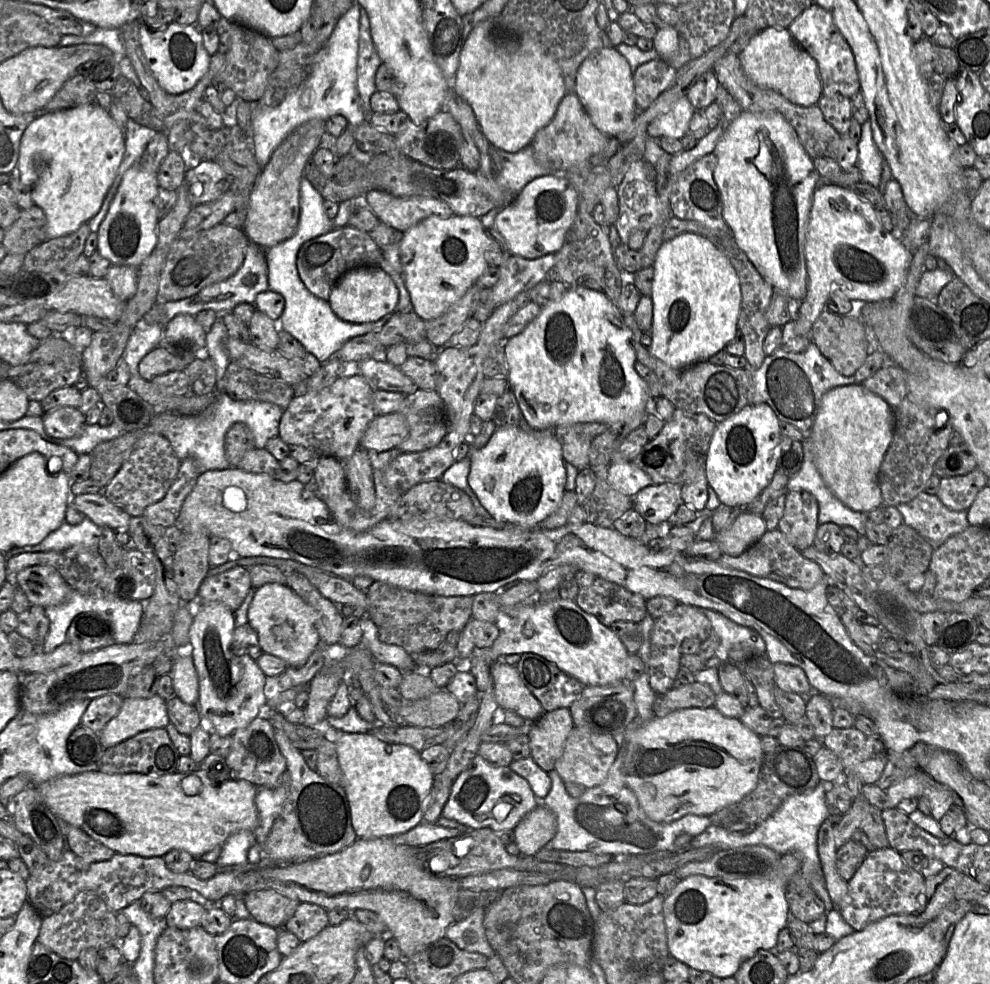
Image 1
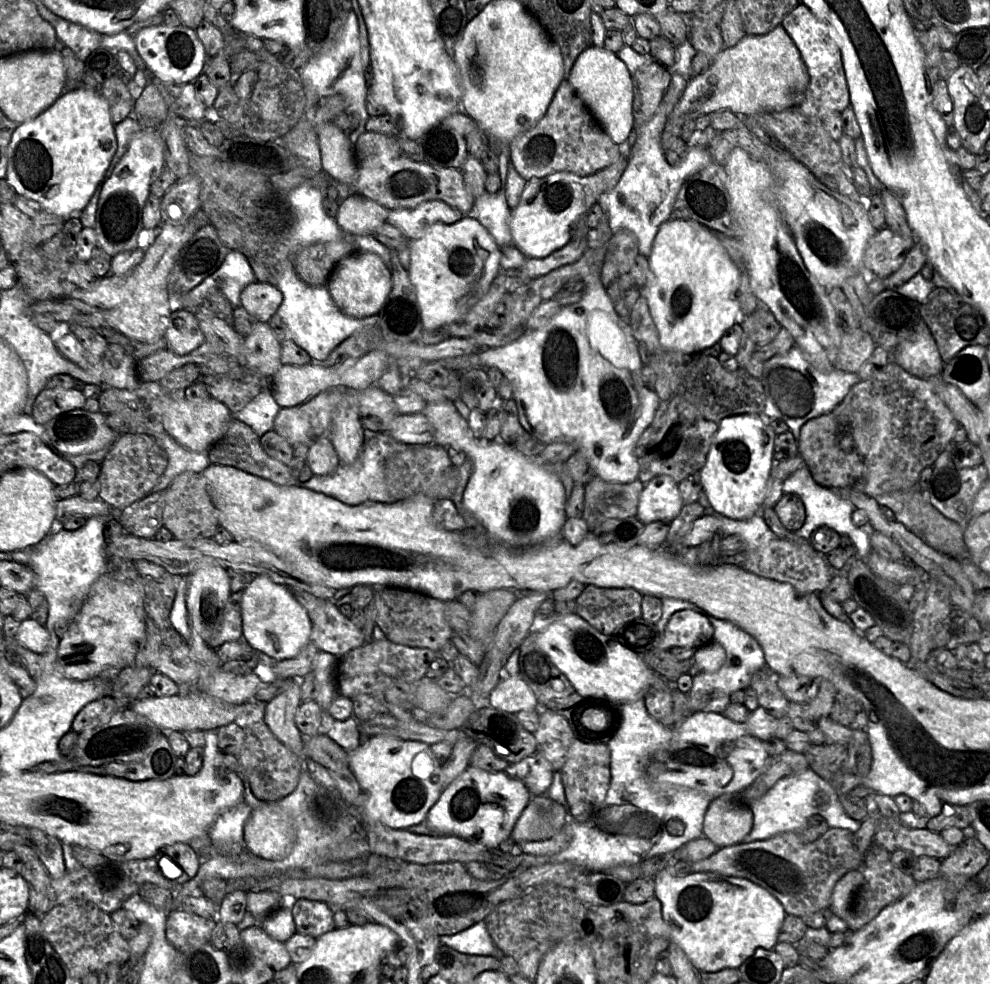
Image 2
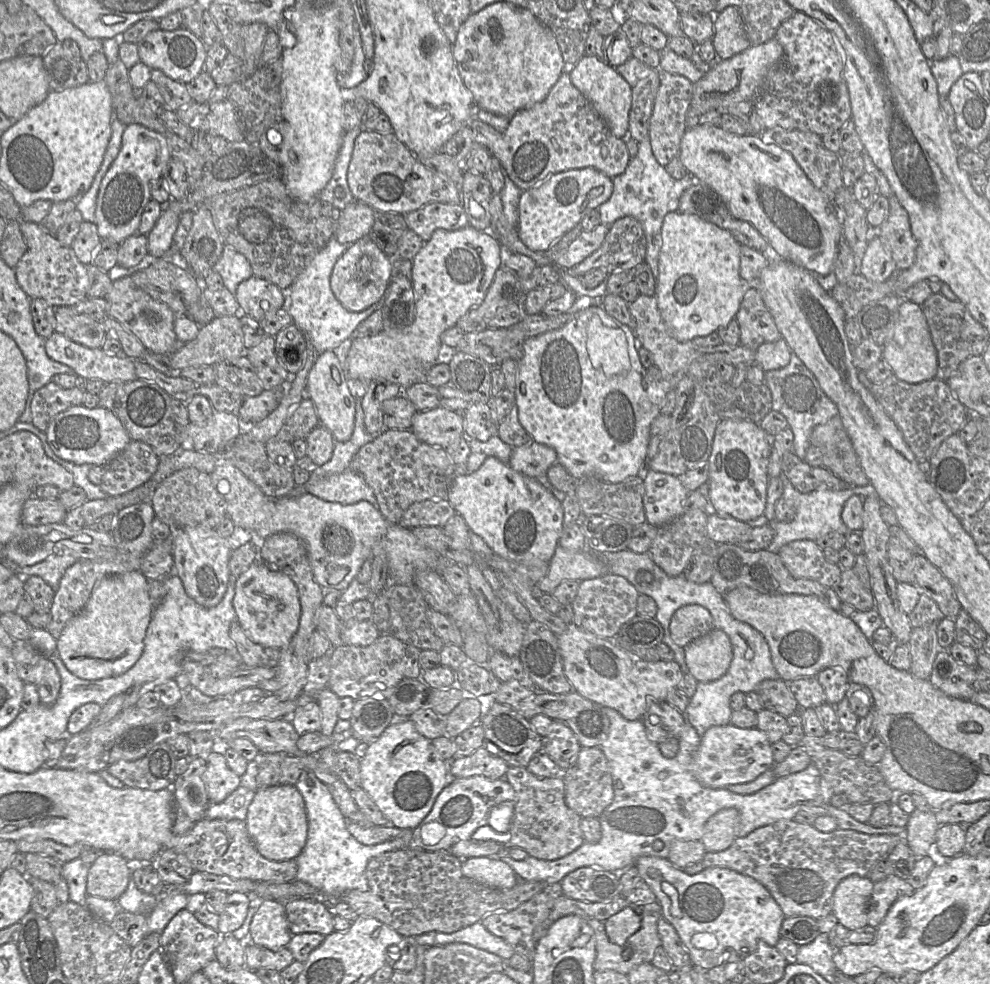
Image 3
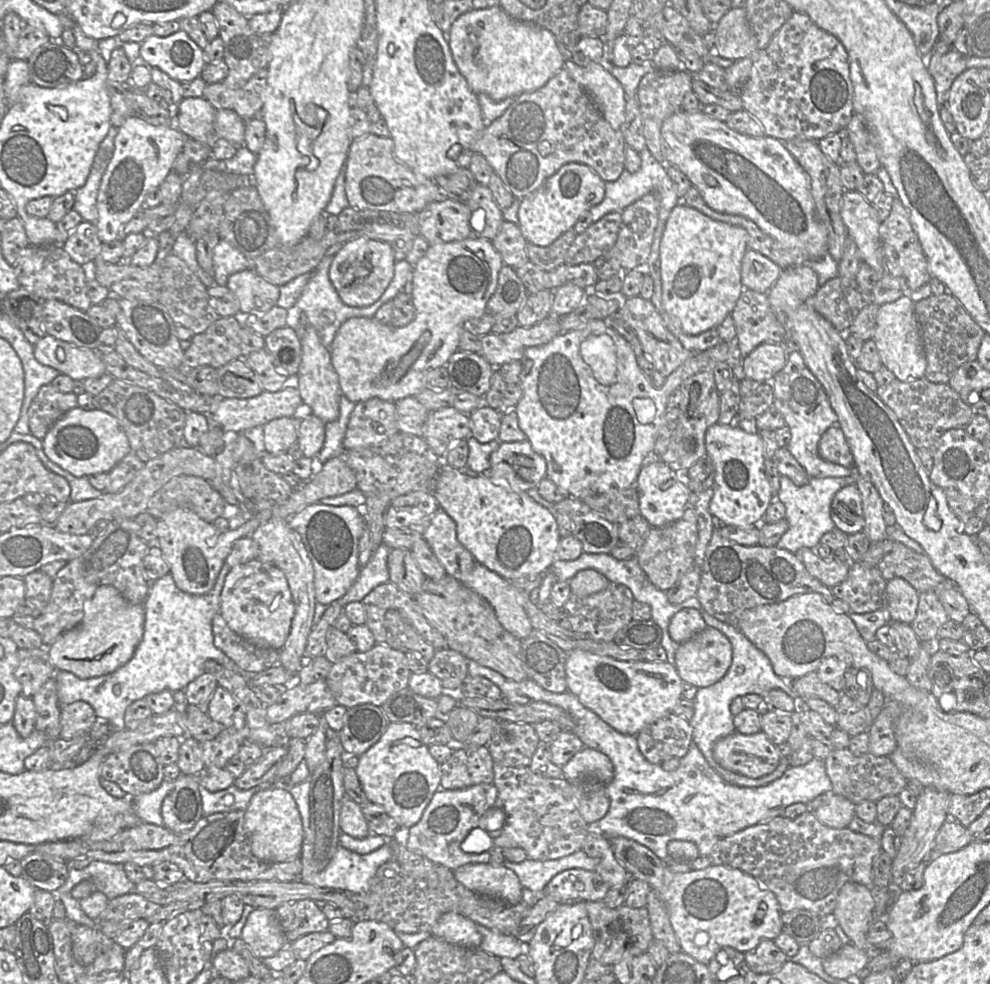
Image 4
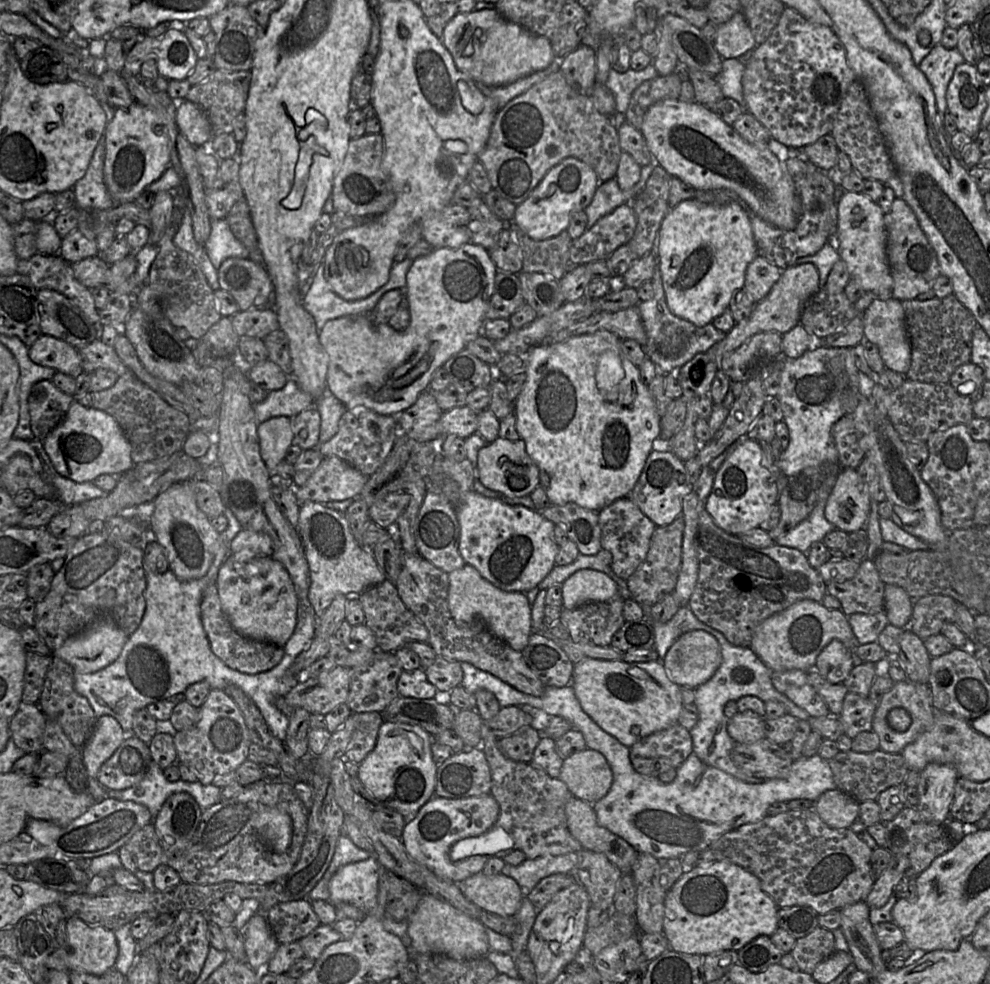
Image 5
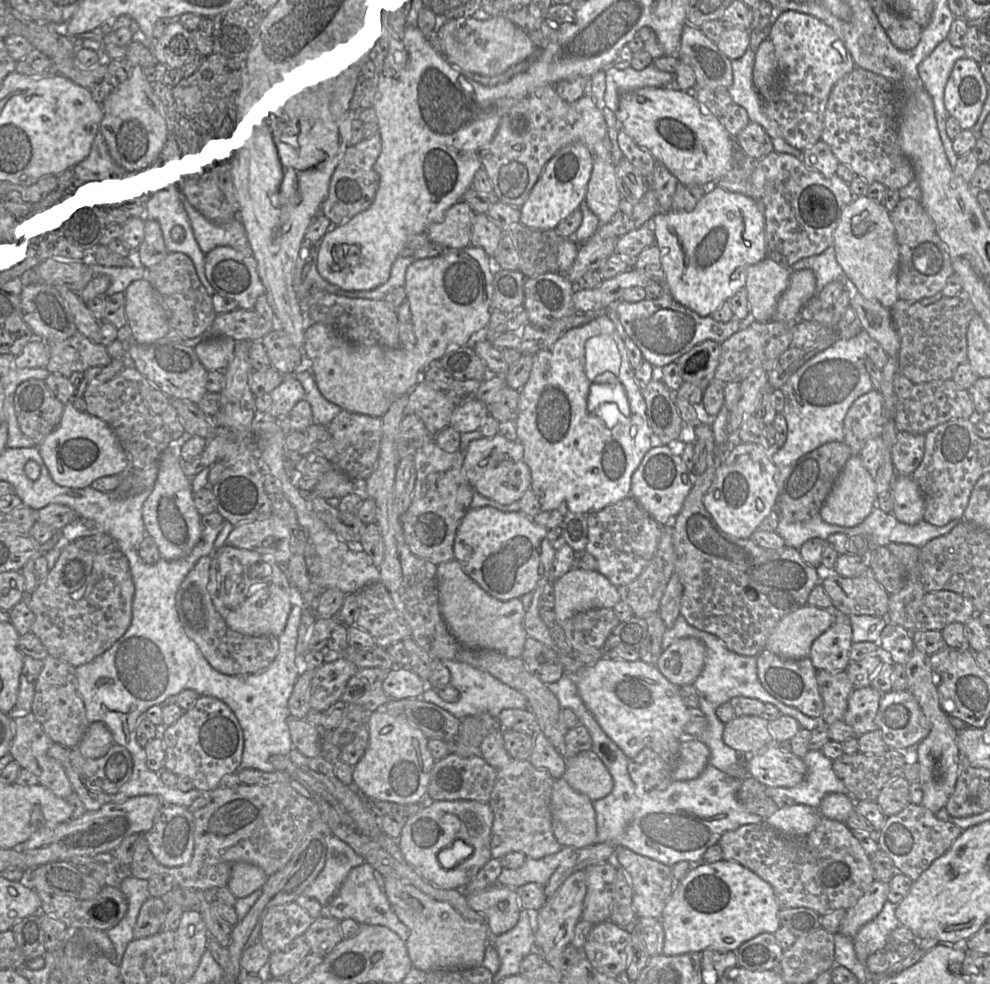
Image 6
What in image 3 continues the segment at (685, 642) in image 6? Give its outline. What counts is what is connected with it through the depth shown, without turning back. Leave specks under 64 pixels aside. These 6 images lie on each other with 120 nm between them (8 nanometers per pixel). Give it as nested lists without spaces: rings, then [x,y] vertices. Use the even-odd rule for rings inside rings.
[[[715,628],[683,649],[689,673],[698,682],[710,682],[721,678],[733,659],[730,638],[722,630]]]

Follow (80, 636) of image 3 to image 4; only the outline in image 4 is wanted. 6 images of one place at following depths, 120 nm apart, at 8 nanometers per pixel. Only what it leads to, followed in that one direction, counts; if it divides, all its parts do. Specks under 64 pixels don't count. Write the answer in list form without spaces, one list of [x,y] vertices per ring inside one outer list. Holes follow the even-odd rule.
[[[101,585],[85,604],[81,623],[47,645],[51,662],[56,670],[66,670],[81,679],[114,672],[133,657],[143,637],[144,623],[144,603],[131,604],[114,586]]]

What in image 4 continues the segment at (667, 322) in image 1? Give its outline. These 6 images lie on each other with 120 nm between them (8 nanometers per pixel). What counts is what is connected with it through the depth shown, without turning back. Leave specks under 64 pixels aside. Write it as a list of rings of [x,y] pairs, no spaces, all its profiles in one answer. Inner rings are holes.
[[[682,202],[677,204],[671,210],[660,243],[662,299],[666,311],[680,323],[680,326],[685,333],[690,335],[697,335],[709,329],[716,329],[716,327],[723,322],[726,316],[732,313],[738,298],[744,290],[744,286],[741,282],[741,267],[743,256],[747,250],[748,233],[743,227],[714,220],[699,210],[687,206]]]

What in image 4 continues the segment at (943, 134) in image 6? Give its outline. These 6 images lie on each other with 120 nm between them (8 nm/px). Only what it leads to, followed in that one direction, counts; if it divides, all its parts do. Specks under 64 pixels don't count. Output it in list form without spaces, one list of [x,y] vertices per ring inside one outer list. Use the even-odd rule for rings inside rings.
[[[954,49],[944,54],[931,53],[926,57],[926,68],[935,83],[938,106],[942,107],[953,81],[967,69],[965,57]]]

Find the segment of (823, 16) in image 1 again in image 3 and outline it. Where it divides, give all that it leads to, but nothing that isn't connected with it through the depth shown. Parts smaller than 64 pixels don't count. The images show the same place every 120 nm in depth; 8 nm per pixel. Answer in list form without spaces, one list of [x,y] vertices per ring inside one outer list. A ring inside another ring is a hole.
[[[795,11],[779,26],[775,39],[783,48],[783,56],[770,67],[752,101],[765,130],[798,129],[820,136],[839,131],[851,119],[852,111],[844,79],[844,57],[834,35],[817,20]]]

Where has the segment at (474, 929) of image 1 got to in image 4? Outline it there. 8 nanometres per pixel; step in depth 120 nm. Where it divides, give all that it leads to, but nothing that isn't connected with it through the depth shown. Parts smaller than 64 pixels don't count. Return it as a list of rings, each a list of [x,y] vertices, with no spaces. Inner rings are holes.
[[[477,924],[477,930],[482,935],[482,942],[478,947],[498,958],[507,957],[516,959],[526,953],[525,944],[513,935],[505,935],[496,929],[487,928]]]

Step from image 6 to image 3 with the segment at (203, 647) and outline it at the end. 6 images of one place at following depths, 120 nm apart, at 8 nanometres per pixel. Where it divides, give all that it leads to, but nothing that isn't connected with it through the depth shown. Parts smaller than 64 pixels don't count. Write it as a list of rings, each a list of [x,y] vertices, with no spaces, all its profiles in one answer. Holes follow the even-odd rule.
[[[234,622],[230,628],[230,637],[236,646],[239,661],[247,668],[275,668],[280,659],[280,650],[264,648],[249,640],[240,625]]]

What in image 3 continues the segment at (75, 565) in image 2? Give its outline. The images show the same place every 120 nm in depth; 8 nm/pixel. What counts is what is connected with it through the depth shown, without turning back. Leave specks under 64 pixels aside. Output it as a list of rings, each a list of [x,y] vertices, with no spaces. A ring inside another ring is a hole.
[[[62,554],[61,556],[51,555],[47,559],[31,566],[9,566],[14,570],[14,575],[19,575],[23,579],[31,576],[39,576],[56,591],[66,570],[77,561],[79,559],[72,555]]]

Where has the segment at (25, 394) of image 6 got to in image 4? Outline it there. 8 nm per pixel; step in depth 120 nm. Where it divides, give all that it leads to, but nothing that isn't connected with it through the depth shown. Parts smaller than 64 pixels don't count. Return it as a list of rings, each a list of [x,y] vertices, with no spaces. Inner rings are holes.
[[[52,384],[42,386],[28,410],[31,435],[43,440],[55,422],[77,406],[78,395],[73,391],[64,393]]]

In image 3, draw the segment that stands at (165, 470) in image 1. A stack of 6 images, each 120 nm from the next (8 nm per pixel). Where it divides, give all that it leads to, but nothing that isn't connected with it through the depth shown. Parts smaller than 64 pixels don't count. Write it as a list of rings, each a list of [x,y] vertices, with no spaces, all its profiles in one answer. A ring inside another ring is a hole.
[[[131,439],[102,466],[100,489],[108,496],[128,493],[152,478],[159,460],[149,444]]]

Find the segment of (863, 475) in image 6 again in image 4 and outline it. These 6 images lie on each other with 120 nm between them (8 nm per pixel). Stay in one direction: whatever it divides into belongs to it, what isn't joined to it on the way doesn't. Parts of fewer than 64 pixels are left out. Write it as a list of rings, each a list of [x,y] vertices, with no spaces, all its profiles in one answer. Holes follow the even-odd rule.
[[[856,484],[847,485],[835,494],[831,503],[831,518],[836,528],[847,535],[862,531],[865,520]]]

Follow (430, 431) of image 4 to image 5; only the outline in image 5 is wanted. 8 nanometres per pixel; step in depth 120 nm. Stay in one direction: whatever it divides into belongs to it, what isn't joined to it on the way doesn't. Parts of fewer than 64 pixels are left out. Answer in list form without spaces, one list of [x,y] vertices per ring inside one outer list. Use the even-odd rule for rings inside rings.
[[[464,405],[444,411],[438,421],[439,437],[456,436],[466,439],[477,432],[478,413]]]

